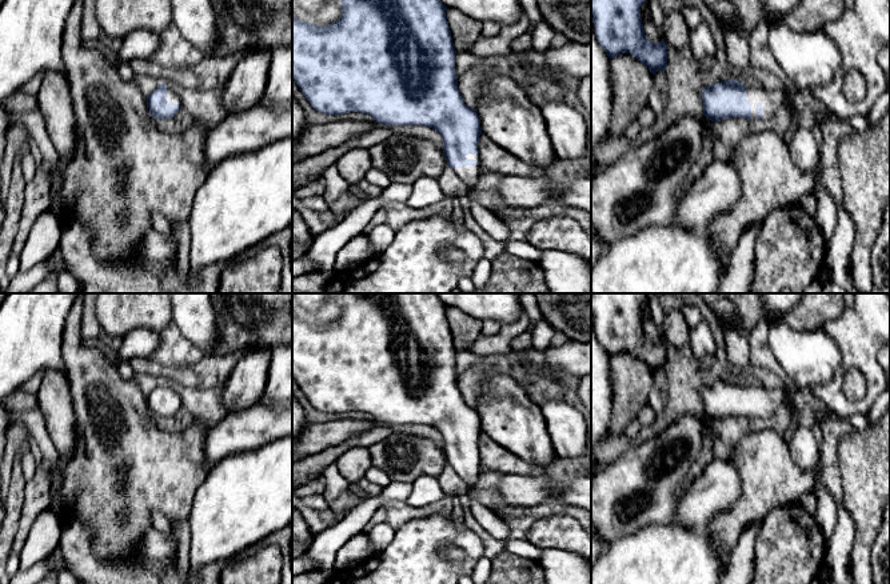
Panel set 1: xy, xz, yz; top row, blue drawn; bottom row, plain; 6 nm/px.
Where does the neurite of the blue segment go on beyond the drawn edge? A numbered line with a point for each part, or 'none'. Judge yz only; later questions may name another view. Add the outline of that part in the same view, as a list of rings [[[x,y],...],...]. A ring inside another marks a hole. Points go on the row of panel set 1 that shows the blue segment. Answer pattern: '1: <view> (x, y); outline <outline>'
1: yz (771, 100); outline [[[746,84],[746,100],[751,104],[751,119],[757,119],[757,104],[762,104],[762,119],[770,119],[778,108],[790,100],[787,88],[767,91],[758,84]]]

